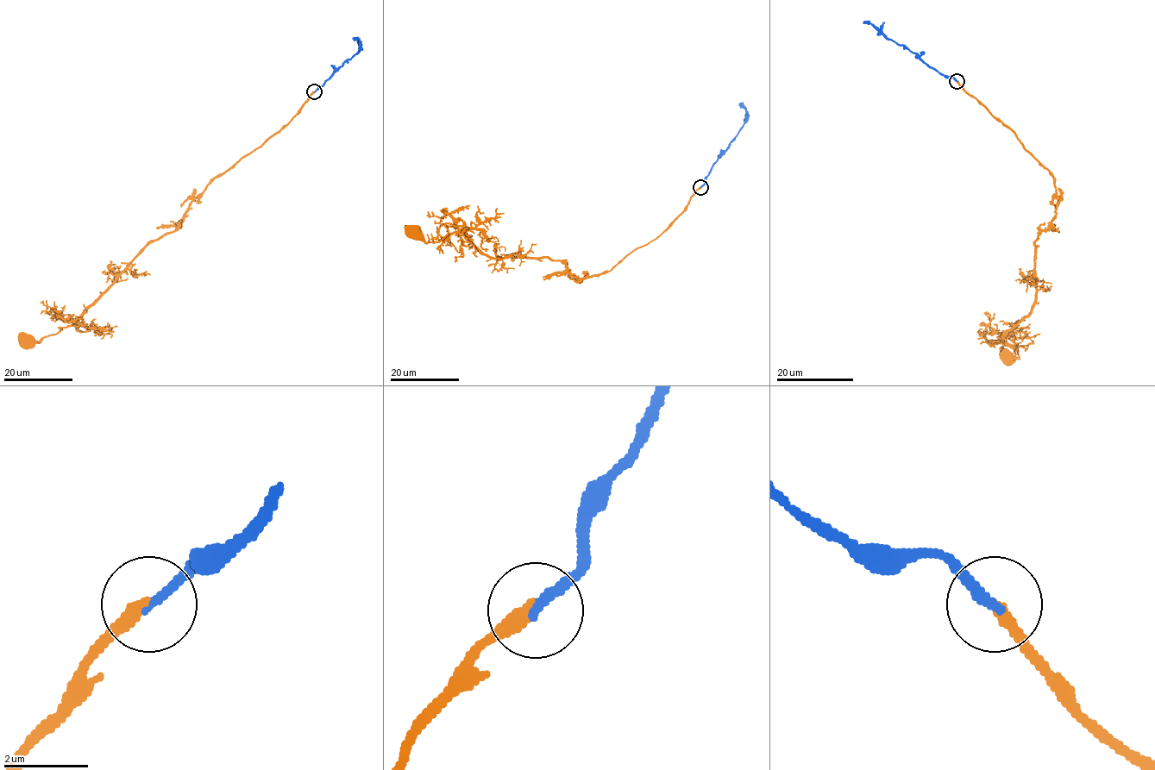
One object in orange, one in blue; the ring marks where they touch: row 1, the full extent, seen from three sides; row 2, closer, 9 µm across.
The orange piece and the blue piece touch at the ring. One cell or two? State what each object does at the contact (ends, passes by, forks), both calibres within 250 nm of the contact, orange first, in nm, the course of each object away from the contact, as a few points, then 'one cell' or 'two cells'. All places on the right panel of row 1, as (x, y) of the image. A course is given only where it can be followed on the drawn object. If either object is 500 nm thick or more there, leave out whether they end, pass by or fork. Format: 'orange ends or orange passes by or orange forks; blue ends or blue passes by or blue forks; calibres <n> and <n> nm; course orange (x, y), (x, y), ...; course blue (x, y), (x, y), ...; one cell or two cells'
orange ends; blue ends; calibres 280 and 240 nm; course orange (957, 80), (1050, 172), (1059, 200), (1035, 244), (1036, 303), (996, 341), (1018, 352), (1007, 358); course blue (957, 80), (931, 68), (915, 53), (864, 21); one cell

